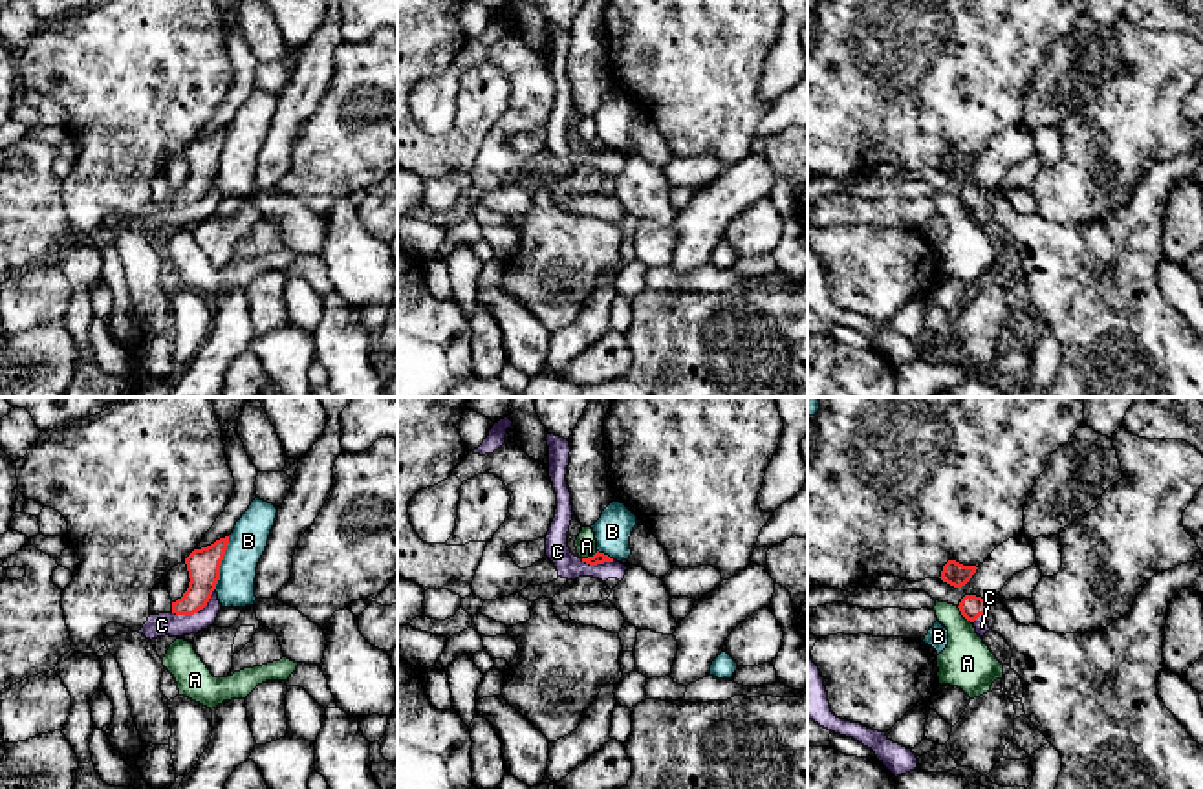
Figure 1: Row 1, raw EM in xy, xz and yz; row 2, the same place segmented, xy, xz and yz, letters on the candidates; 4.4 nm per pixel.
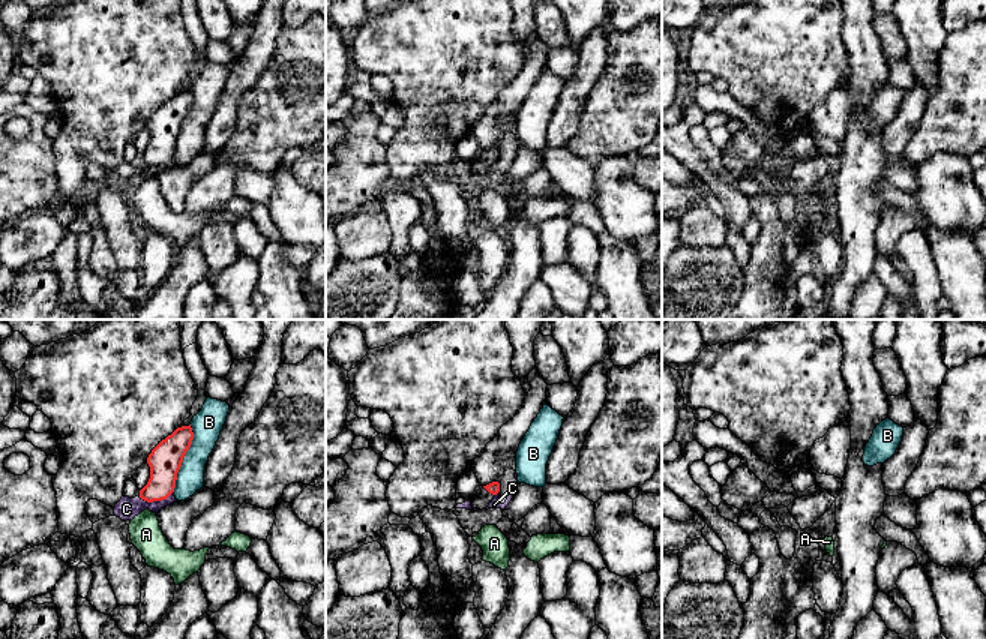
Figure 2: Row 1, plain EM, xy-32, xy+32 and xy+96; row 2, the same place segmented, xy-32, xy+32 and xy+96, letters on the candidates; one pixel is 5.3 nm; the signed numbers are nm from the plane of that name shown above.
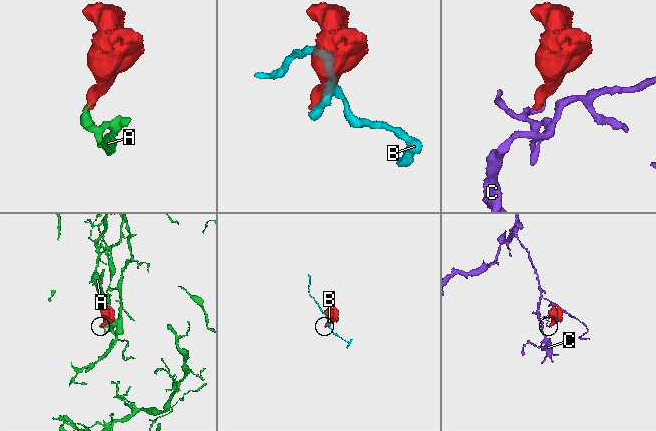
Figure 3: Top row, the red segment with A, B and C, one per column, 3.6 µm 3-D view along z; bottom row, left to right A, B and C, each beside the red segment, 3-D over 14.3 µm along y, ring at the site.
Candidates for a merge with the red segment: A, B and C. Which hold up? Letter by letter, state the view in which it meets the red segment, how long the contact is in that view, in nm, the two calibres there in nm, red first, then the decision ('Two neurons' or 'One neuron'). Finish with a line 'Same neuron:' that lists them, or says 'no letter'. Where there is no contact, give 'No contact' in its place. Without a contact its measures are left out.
A: Touches red in yz. Shared border 100 nm. Thickness 110 nm (red) against 220 nm. Two neurons
B: Touches red in xy. Shared border 240 nm. Thickness 140 nm (red) against 160 nm. Two neurons
C: Touches red in xy. Shared border 220 nm. Thickness 140 nm (red) against 100 nm. Two neurons
Same neuron: no letter

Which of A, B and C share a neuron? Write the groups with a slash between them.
A / B / C

